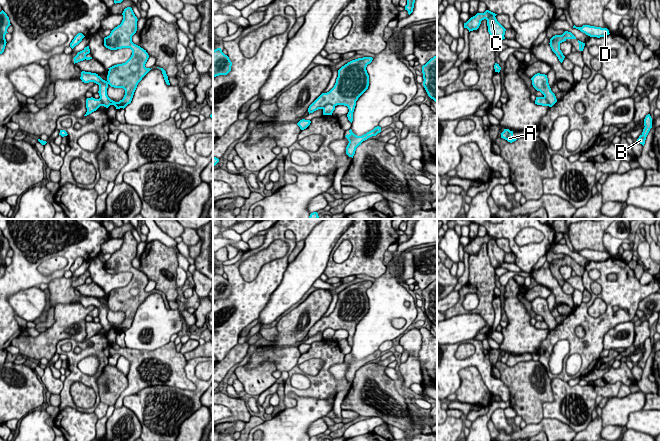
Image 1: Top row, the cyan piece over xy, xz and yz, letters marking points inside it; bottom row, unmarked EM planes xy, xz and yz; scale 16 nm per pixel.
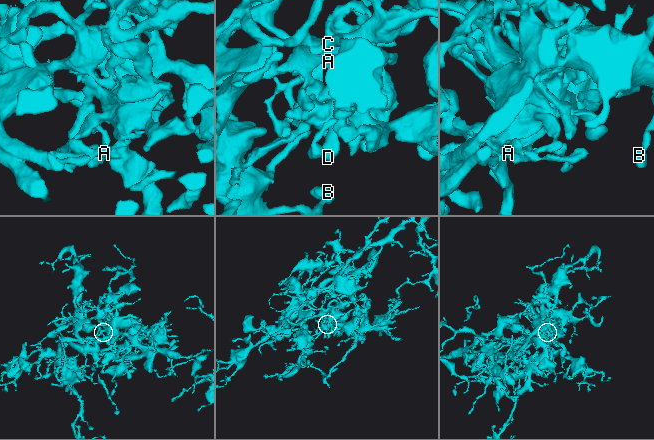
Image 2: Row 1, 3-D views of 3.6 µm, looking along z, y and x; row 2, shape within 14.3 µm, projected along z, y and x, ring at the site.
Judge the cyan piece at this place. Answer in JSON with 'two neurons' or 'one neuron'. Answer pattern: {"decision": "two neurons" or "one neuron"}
{"decision": "one neuron"}

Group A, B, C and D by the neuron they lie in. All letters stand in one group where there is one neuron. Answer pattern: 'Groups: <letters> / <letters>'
Groups: A B C D

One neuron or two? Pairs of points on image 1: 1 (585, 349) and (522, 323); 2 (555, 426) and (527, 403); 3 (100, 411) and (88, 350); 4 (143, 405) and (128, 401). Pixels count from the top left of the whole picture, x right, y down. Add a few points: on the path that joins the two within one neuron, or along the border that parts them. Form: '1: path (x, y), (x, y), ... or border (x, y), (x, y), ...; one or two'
1: border (549, 331), (537, 351); two
2: border (543, 418), (537, 423), (529, 423), (527, 425); two
3: border (100, 402), (93, 412); two
4: path (139, 403), (132, 402); one

